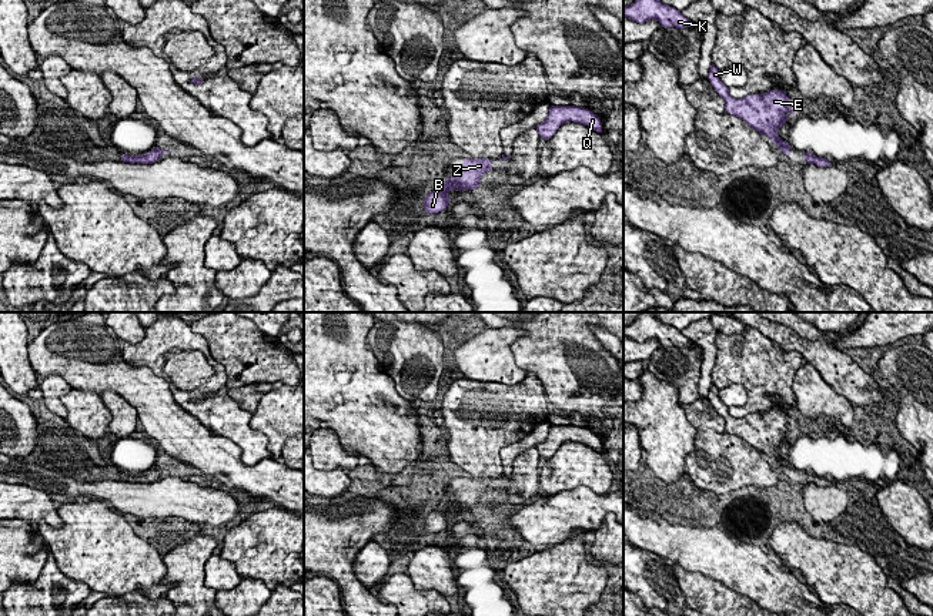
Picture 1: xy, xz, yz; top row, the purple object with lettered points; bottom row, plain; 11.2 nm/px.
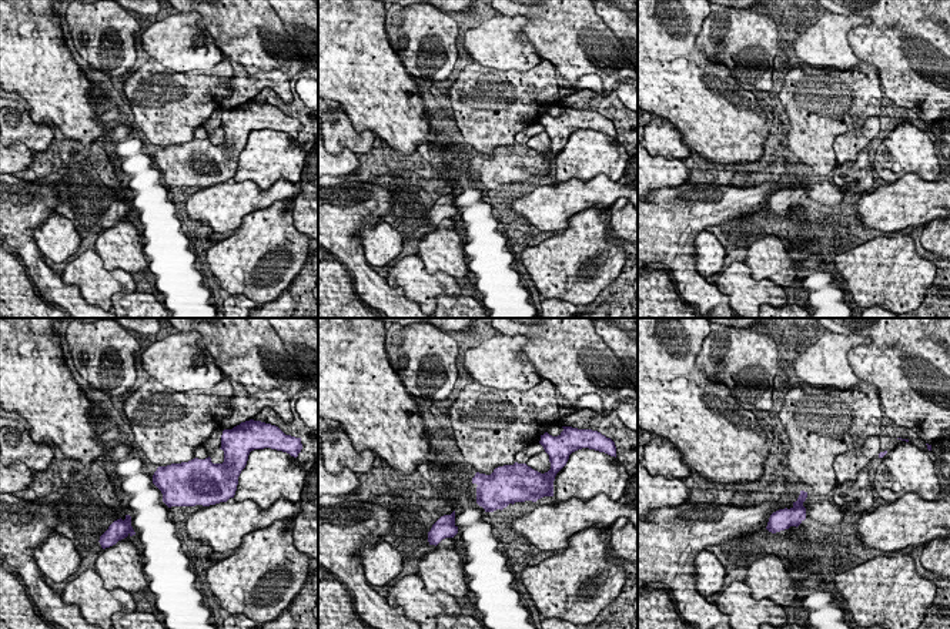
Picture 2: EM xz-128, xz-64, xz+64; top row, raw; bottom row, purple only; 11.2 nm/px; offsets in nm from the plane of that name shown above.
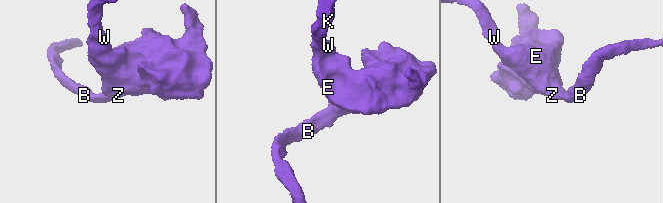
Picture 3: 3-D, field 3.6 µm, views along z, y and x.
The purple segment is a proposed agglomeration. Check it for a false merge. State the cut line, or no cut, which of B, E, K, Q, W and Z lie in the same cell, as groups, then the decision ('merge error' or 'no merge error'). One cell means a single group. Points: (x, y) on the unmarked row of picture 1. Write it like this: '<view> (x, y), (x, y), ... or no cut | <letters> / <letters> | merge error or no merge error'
no cut | B E K Q W Z | no merge error

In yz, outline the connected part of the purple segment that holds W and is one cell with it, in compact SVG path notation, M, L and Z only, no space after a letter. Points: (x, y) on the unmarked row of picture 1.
M715 384L710 385L708 399L725 419L725 428L730 435L742 438L762 455L768 455L783 473L789 475L792 466L778 453L779 448L789 439L786 432L789 431L795 435L786 411L770 409L763 414L748 414L746 416L735 418L729 414L729 408L719 399L719 389Z

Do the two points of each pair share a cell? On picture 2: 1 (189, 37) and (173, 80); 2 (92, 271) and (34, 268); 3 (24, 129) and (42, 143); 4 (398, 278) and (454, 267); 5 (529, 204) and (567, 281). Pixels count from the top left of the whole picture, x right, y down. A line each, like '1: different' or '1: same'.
1: different
2: different
3: same
4: different
5: different

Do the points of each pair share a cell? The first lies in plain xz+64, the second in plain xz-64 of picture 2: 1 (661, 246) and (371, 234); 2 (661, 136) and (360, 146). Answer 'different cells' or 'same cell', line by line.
1: different cells
2: same cell

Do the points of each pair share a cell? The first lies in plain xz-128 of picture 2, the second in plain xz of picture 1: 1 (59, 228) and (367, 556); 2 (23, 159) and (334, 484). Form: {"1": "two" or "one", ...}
{"1": "one", "2": "one"}

